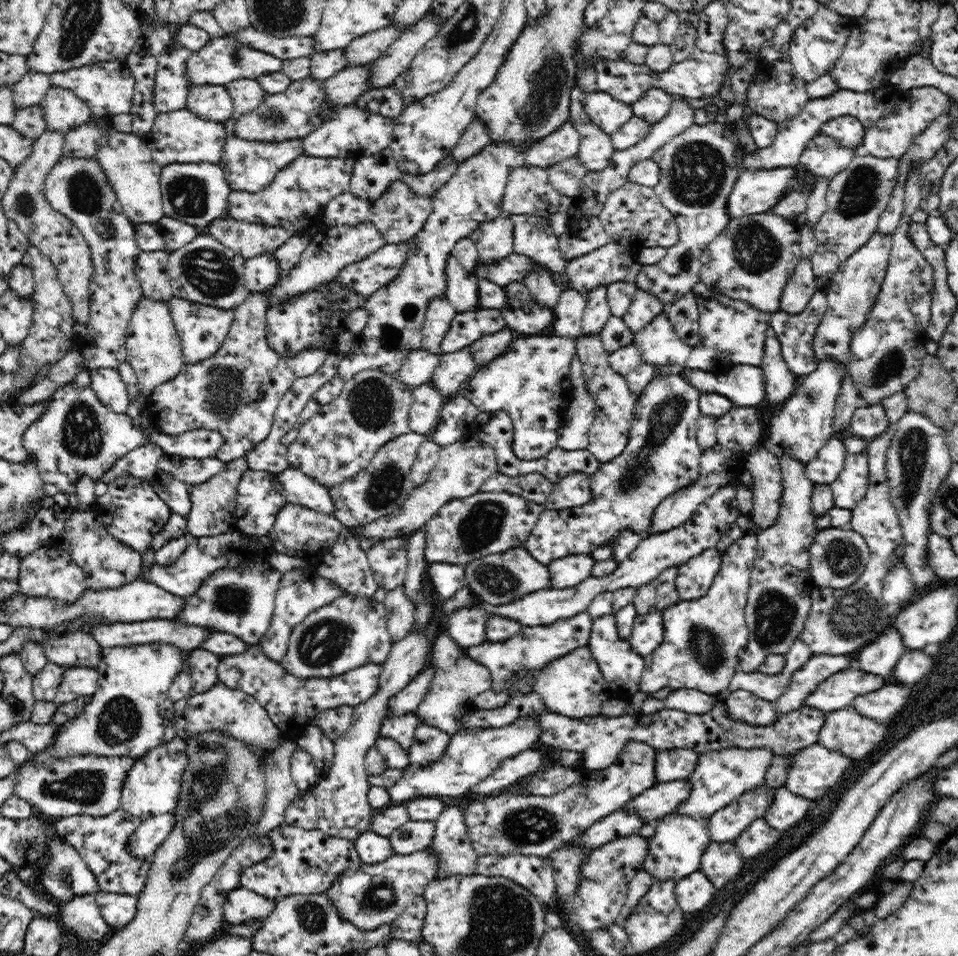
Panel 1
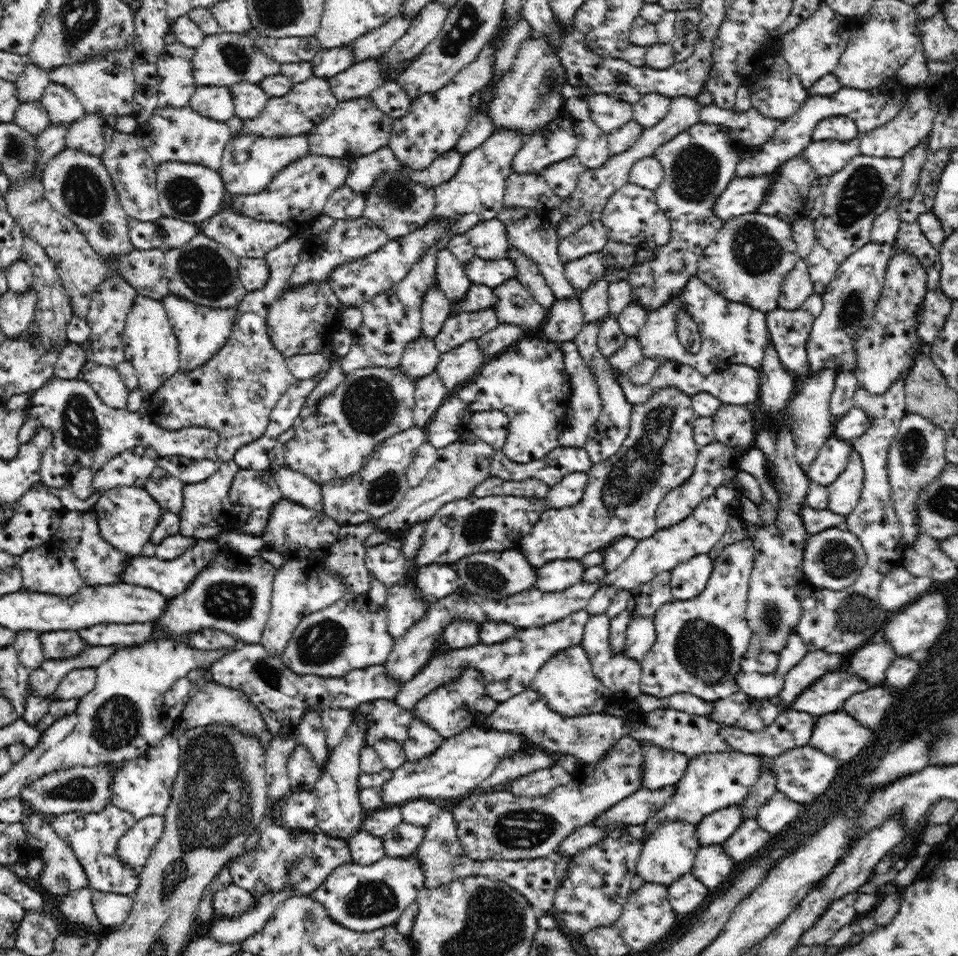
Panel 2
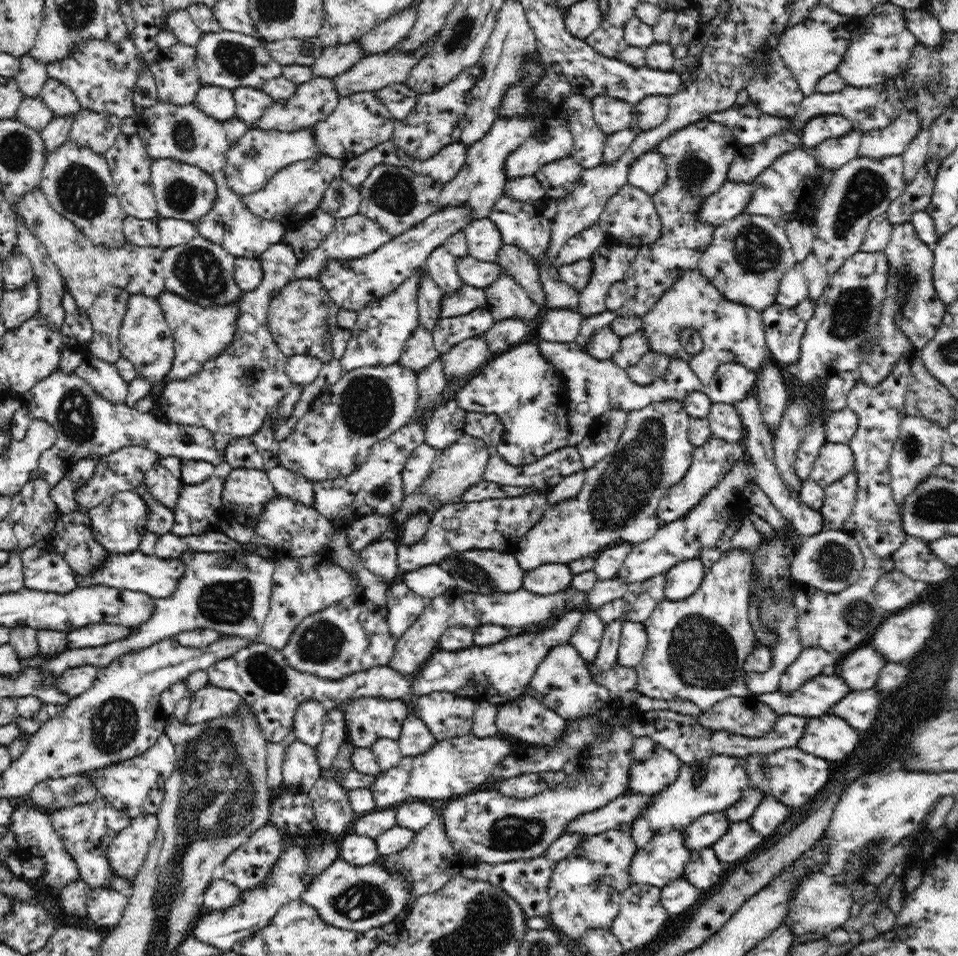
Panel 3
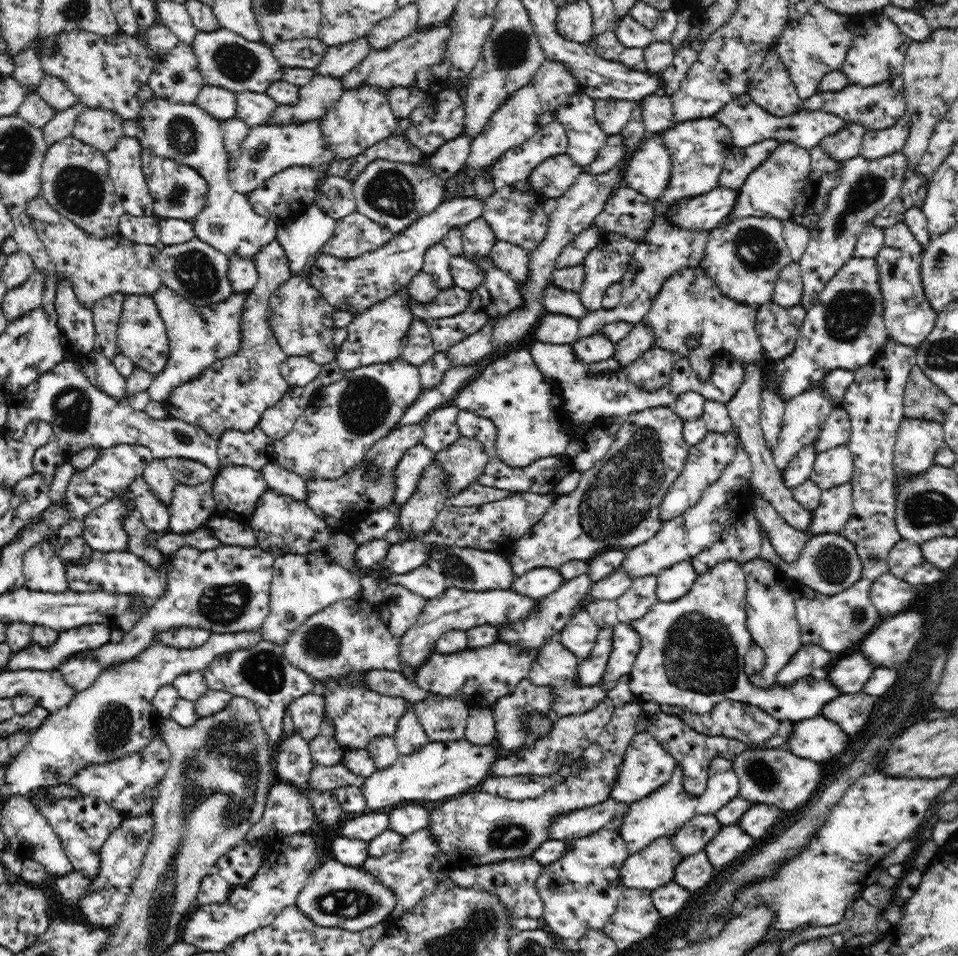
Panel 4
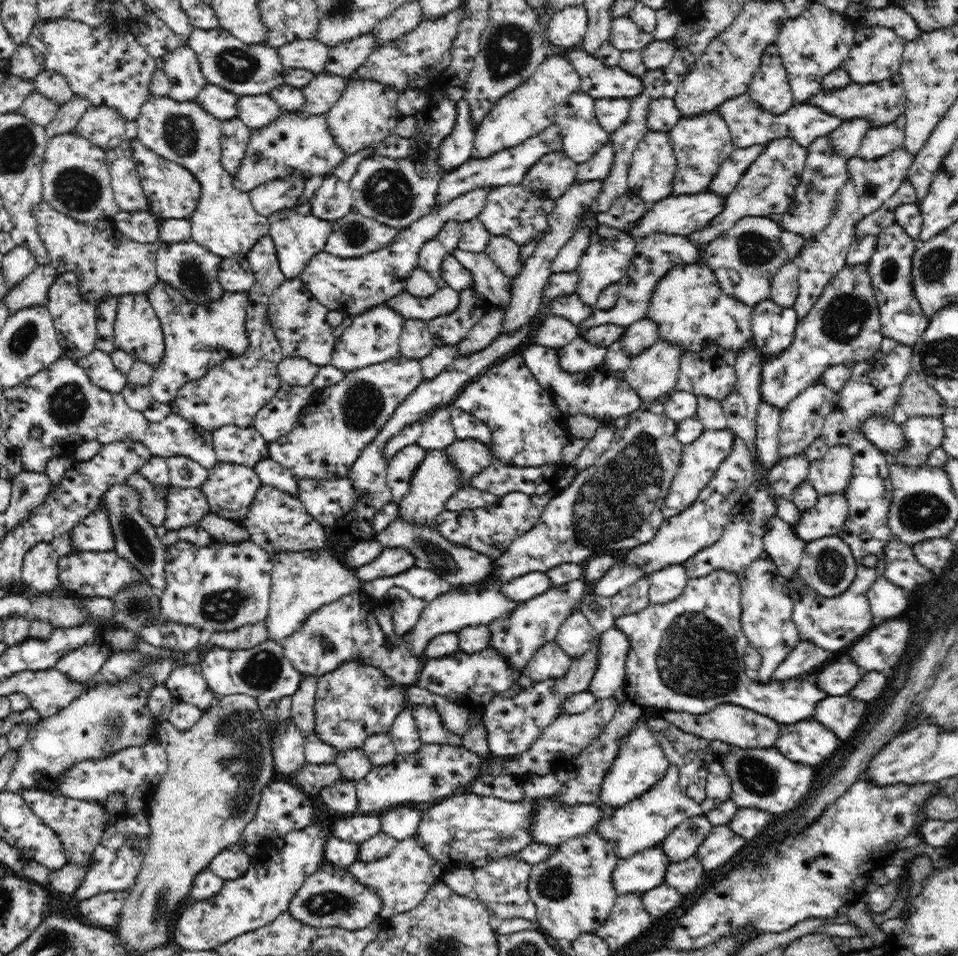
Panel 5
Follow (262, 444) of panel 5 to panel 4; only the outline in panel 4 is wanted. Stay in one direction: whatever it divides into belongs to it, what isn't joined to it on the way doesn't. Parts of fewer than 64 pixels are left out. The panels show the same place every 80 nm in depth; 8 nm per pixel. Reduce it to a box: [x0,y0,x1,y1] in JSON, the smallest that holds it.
[218,428,275,471]

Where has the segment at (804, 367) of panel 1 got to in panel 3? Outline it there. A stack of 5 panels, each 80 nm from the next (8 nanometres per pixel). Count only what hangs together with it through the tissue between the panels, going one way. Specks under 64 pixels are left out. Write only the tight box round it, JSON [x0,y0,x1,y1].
[761,299,814,364]

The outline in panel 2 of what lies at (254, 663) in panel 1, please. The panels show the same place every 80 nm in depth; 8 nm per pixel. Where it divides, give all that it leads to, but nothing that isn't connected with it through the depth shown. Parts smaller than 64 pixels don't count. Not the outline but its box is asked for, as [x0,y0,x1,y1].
[208,644,400,737]

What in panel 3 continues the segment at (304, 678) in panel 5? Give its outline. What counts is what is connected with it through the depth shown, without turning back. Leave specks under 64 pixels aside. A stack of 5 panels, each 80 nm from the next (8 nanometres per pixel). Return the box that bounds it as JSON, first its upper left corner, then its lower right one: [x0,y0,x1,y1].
[292,700,335,747]

